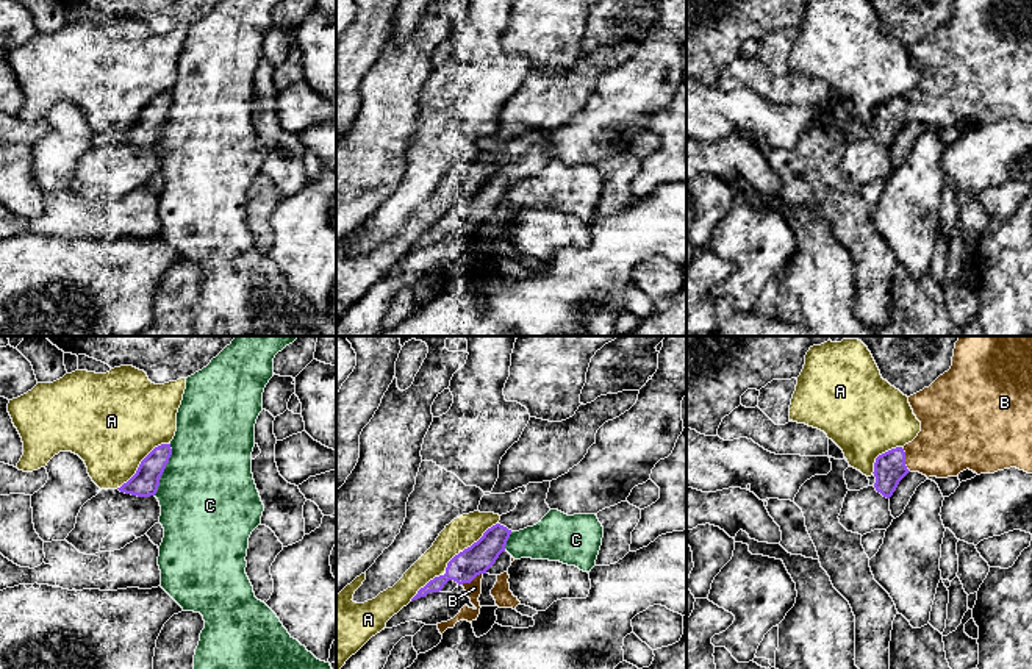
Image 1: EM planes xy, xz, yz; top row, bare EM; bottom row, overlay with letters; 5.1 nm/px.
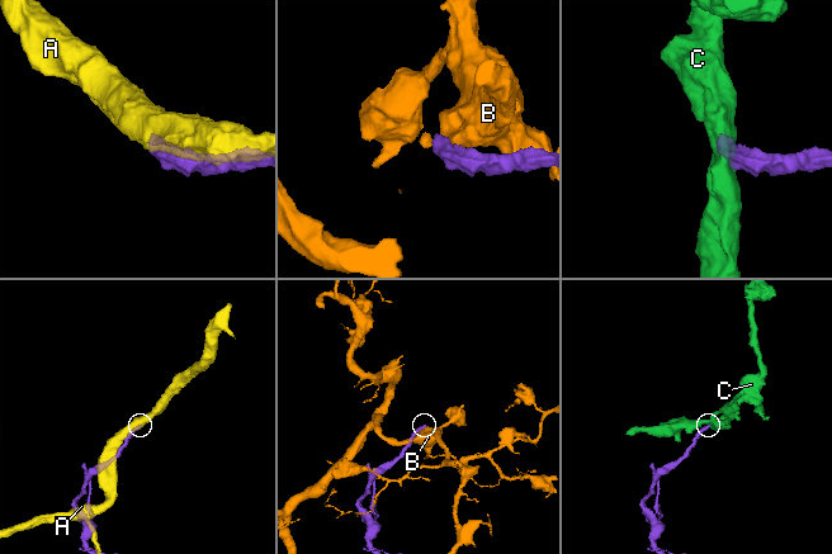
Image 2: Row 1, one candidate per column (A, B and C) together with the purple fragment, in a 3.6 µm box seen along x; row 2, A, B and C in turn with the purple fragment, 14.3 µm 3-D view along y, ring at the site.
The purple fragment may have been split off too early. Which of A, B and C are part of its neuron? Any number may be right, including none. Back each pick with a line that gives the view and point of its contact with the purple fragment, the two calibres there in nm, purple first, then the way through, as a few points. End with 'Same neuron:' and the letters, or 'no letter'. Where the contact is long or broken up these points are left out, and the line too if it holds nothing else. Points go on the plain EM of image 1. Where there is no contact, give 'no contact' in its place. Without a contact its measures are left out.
Same neuron: no letter

